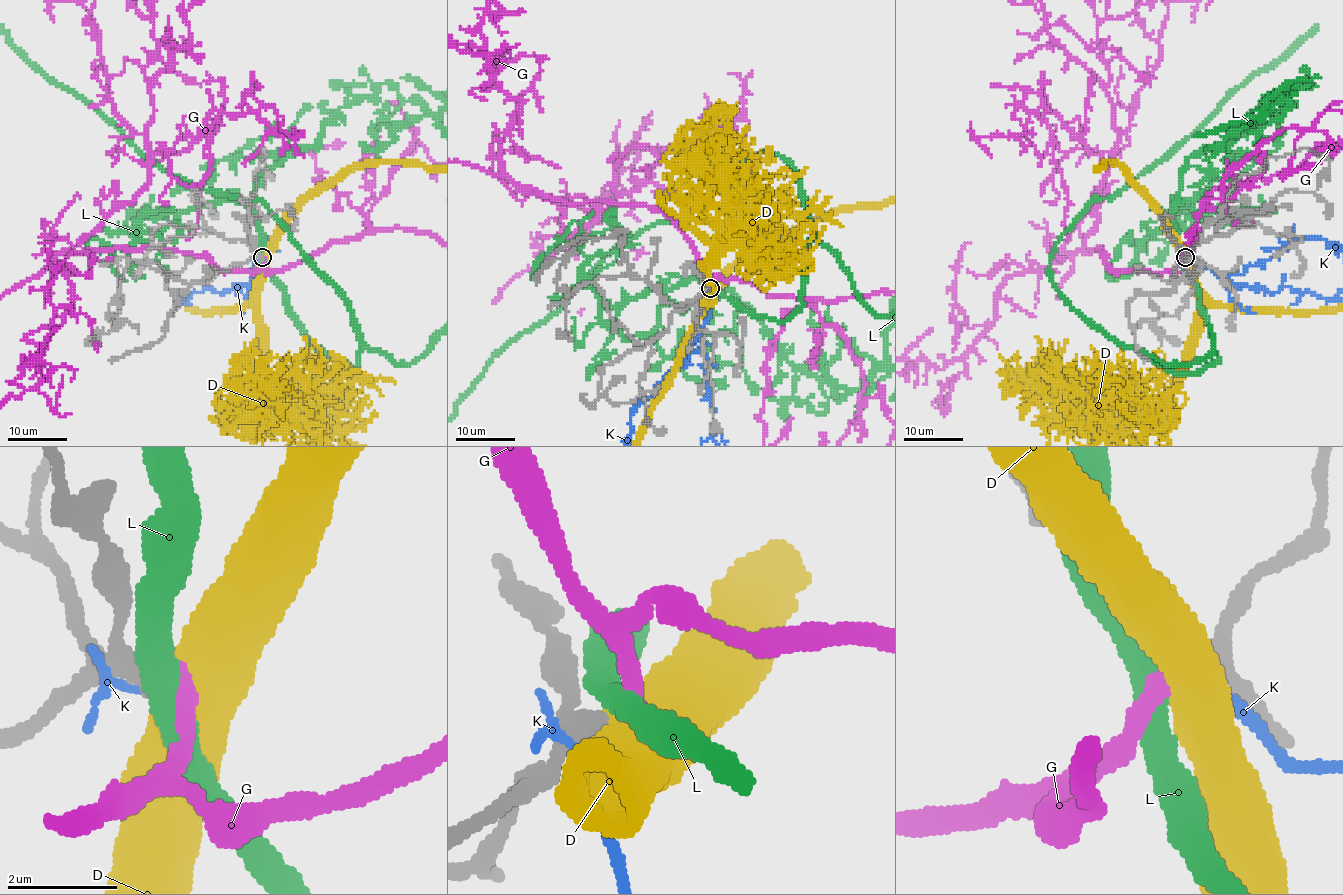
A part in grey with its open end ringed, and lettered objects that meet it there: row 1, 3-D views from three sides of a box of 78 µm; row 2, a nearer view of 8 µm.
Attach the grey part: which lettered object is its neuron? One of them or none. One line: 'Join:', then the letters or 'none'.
Join: G

